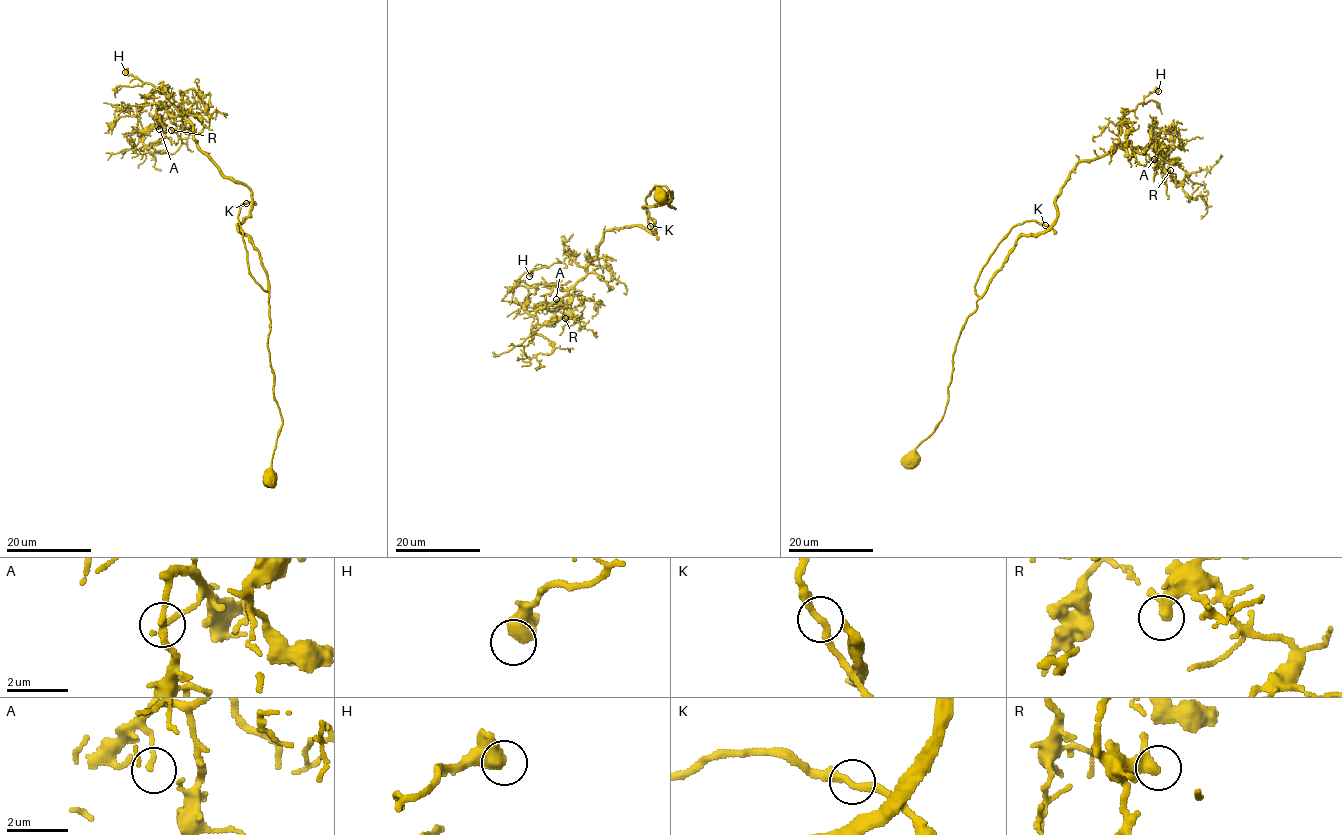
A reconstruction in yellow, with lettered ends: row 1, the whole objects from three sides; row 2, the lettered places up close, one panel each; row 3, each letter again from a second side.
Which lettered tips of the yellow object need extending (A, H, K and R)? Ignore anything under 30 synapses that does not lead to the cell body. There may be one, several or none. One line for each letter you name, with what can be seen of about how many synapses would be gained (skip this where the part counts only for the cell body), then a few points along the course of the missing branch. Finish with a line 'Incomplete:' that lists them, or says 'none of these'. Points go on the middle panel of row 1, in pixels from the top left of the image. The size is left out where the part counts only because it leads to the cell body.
Incomplete: none of these

